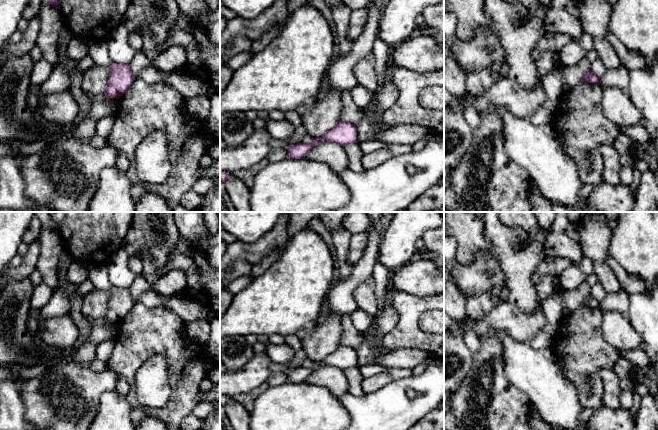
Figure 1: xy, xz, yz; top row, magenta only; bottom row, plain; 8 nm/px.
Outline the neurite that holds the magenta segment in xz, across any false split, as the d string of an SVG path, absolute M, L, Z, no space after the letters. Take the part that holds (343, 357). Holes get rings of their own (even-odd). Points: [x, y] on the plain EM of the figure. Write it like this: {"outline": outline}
{"outline": "M340 345L322 361L316 362L313 368L298 367L287 375L287 382L304 382L313 372L325 367L335 366L341 370L357 367L357 353L354 348Z"}

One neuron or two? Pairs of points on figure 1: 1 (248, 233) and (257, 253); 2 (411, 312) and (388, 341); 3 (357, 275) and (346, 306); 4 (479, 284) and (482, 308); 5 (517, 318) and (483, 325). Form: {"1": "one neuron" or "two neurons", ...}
{"1": "two neurons", "2": "one neuron", "3": "one neuron", "4": "two neurons", "5": "one neuron"}

